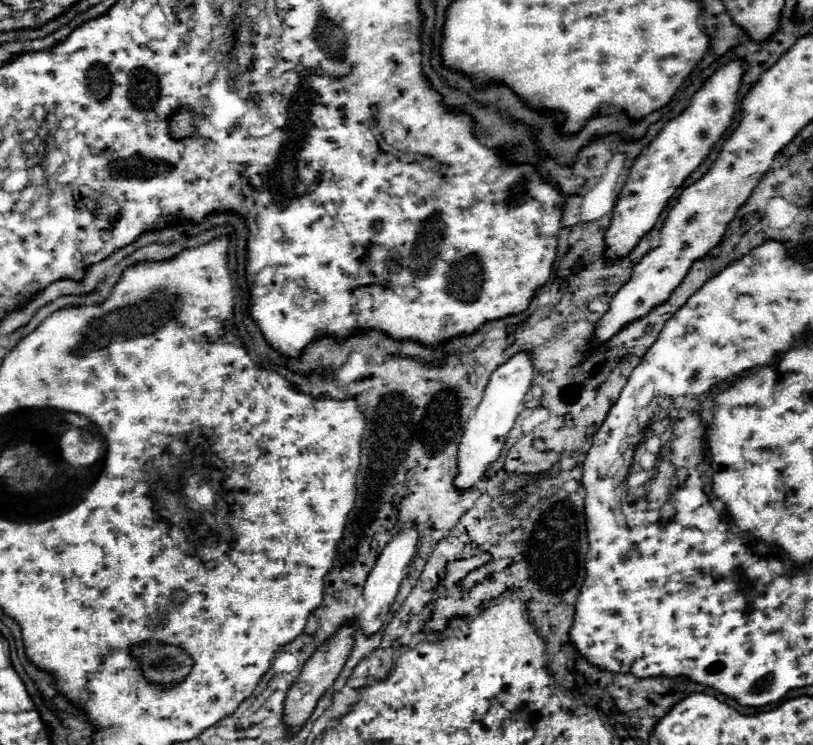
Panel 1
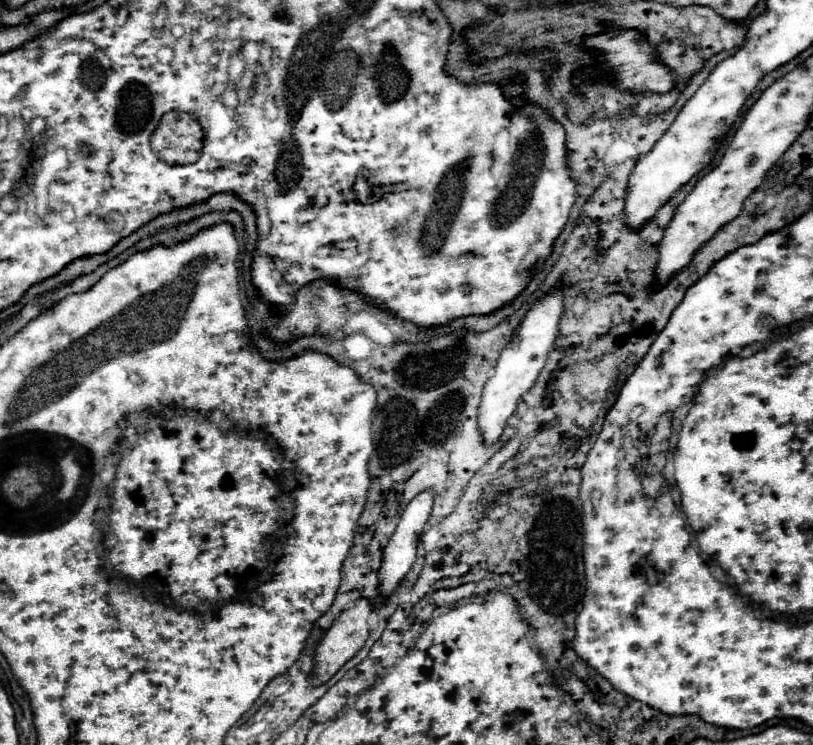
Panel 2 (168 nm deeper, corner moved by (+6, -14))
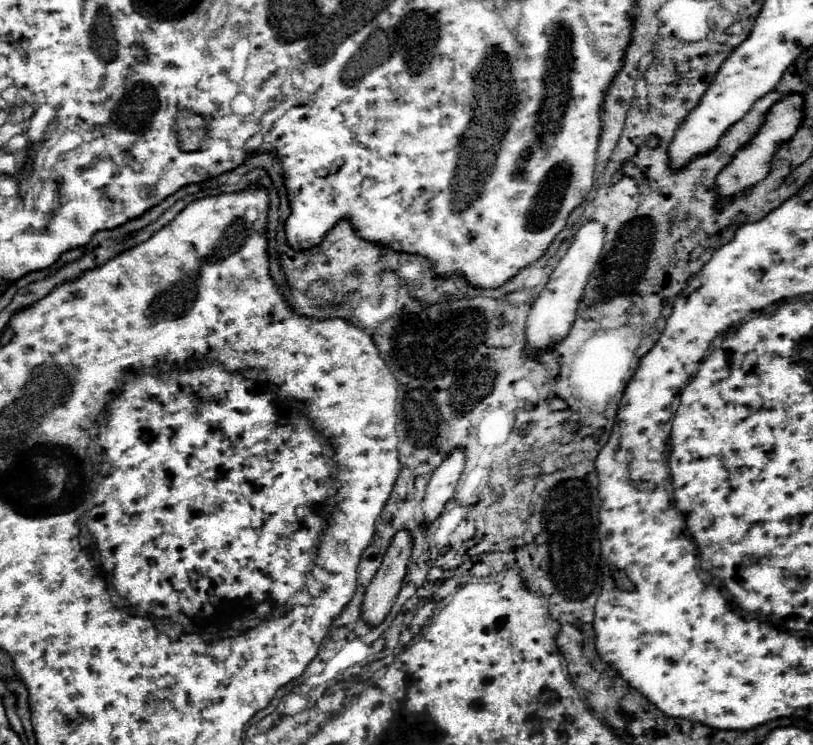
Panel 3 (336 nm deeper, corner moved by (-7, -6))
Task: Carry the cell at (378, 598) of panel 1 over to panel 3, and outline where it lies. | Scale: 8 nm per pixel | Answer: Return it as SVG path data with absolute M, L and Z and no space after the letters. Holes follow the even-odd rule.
M455 450L433 472L433 476L427 484L427 490L425 490L425 498L421 500L421 508L423 508L421 524L423 526L433 524L441 516L447 500L451 500L455 494L455 486L457 486L457 480L461 476L463 468L465 468L463 450Z

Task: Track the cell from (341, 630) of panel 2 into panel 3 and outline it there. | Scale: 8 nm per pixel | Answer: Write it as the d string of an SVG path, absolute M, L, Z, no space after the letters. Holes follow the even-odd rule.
M397 532L387 550L381 568L365 590L363 600L363 622L367 626L379 626L391 610L395 596L399 594L403 576L407 572L407 562L411 554L411 536L407 532Z

